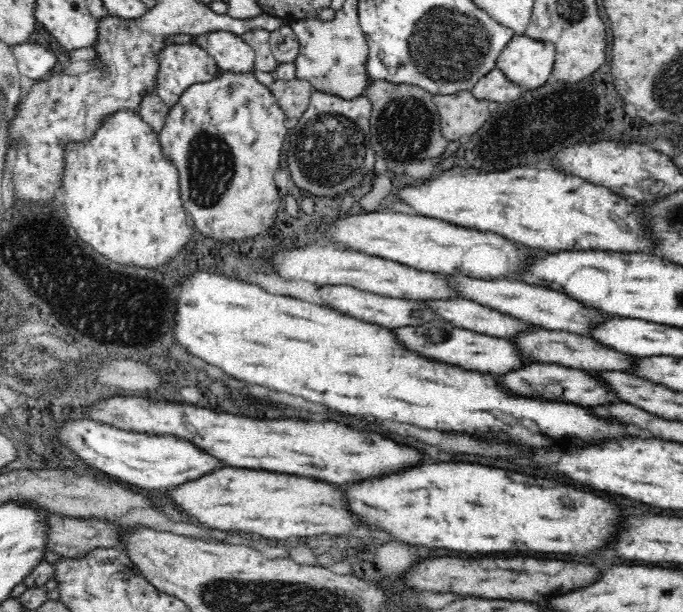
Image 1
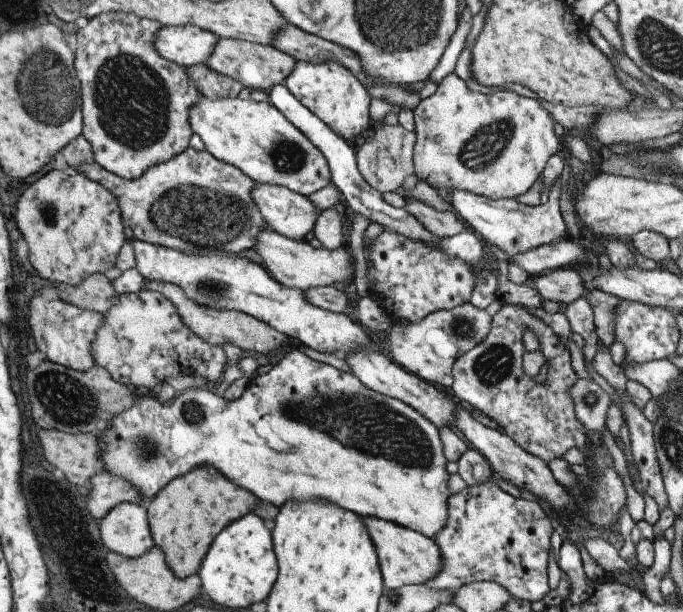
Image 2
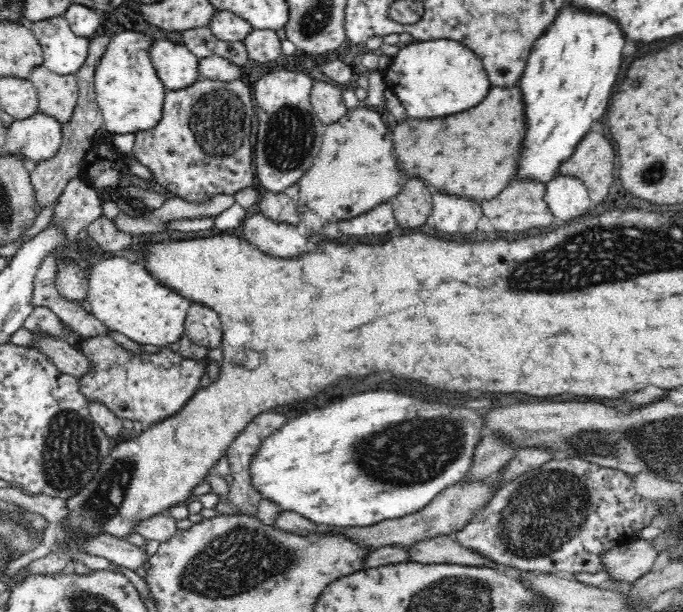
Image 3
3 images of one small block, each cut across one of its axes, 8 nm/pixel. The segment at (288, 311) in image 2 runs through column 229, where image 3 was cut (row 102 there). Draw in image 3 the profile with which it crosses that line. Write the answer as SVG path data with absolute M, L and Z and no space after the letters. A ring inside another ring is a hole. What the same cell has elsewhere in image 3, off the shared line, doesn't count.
M287 69L270 71L258 78L254 86L254 108L258 115L256 122L256 143L254 149L255 177L267 192L282 192L296 184L312 166L313 160L322 146L325 124L314 113L310 100L314 80L310 75Z

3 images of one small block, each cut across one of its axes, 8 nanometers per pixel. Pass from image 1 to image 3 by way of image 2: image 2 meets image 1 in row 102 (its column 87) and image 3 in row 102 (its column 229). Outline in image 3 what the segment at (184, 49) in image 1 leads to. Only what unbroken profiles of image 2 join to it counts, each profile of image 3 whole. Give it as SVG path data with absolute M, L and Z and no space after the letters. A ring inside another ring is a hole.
M243 78L233 81L218 79L196 79L190 86L181 89L167 89L164 95L164 114L154 128L135 134L131 155L140 164L147 166L156 182L174 193L174 196L190 202L202 202L212 195L234 196L243 188L254 186L255 170L252 170L252 146L250 146L250 125L255 114L250 88Z

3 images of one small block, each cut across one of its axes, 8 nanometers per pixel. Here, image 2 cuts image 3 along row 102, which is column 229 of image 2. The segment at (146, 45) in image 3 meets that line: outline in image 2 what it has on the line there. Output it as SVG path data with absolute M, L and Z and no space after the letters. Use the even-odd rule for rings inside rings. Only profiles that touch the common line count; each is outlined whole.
M201 97L190 106L188 122L192 132L204 142L206 152L242 170L256 183L282 186L306 197L332 185L322 152L271 103L239 97Z

